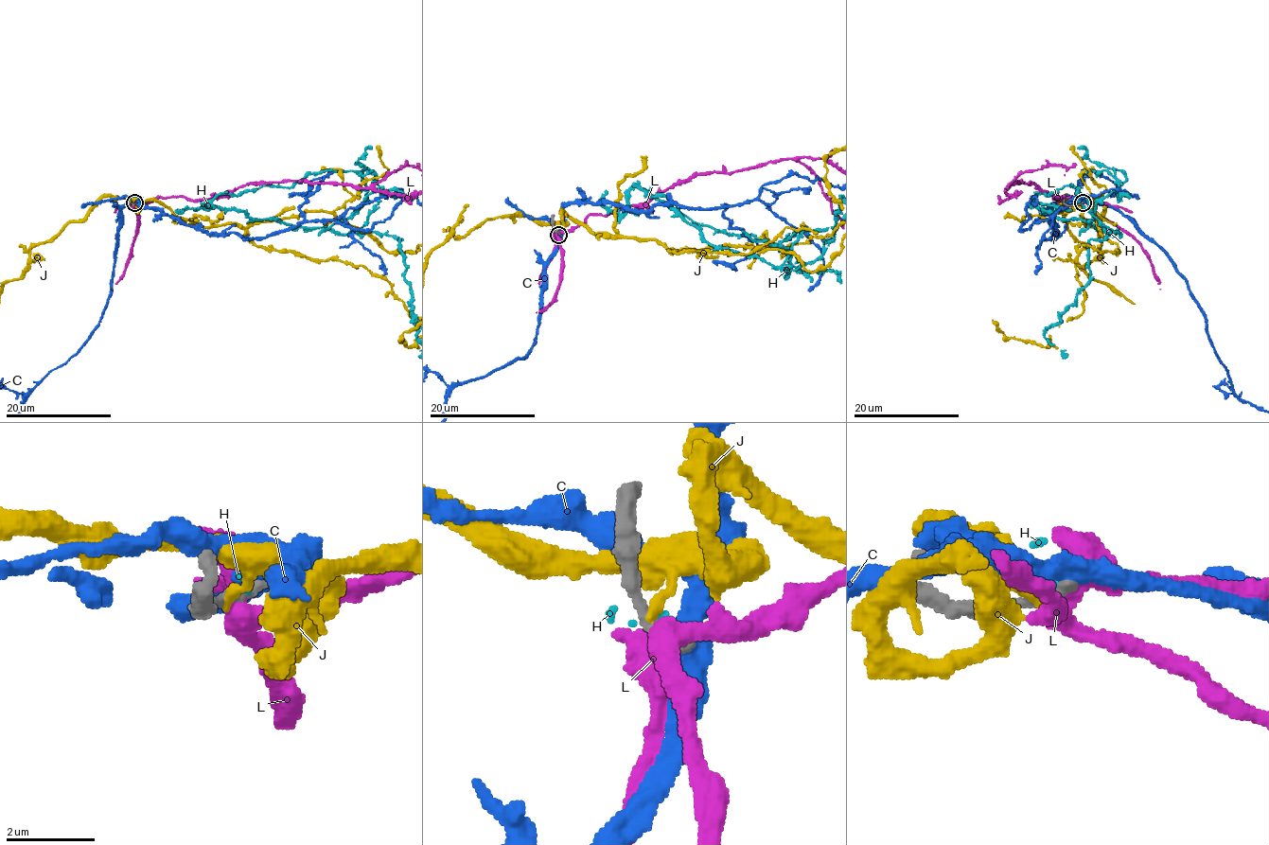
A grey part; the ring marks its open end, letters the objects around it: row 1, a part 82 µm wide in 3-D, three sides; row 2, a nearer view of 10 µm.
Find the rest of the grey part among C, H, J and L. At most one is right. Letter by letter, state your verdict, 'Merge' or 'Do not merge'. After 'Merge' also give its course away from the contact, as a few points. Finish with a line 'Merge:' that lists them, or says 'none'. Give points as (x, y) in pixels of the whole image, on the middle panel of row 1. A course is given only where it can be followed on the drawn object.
C: Do not merge
H: Do not merge
J: Do not merge
L: Do not merge
Merge: none

